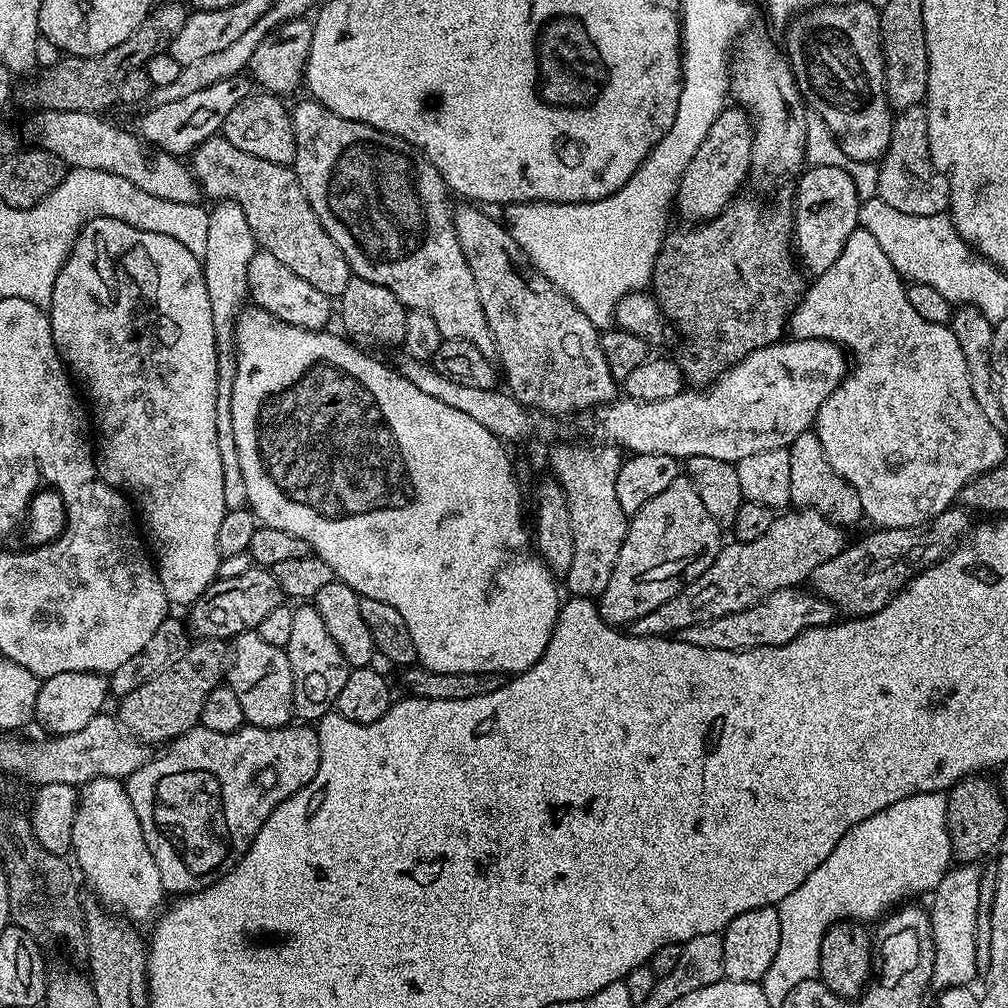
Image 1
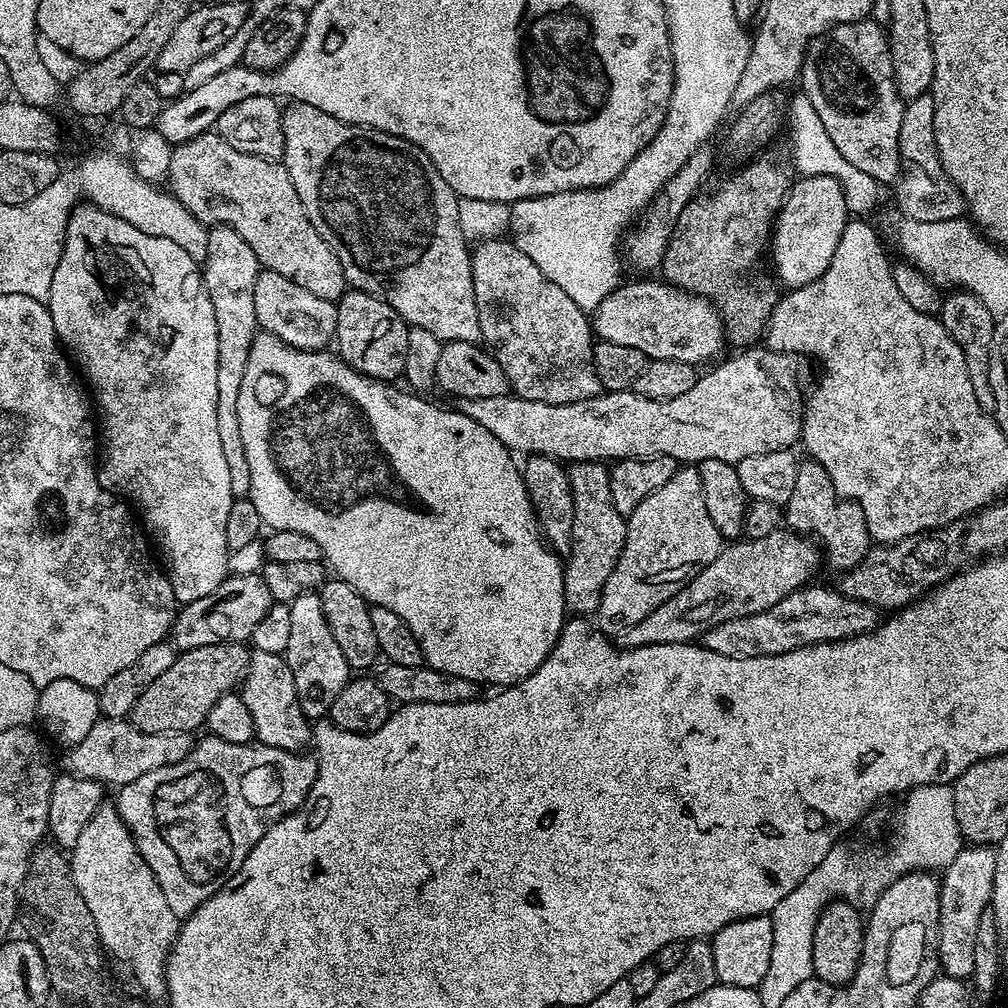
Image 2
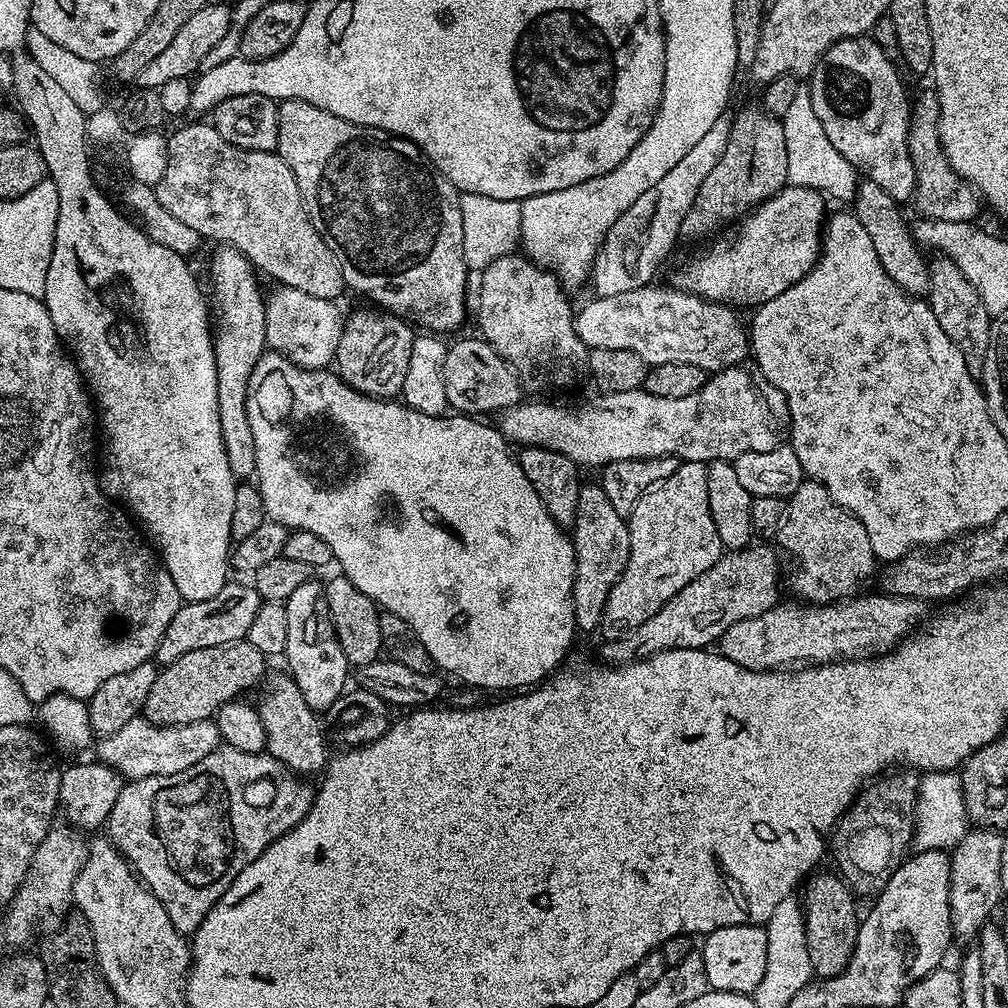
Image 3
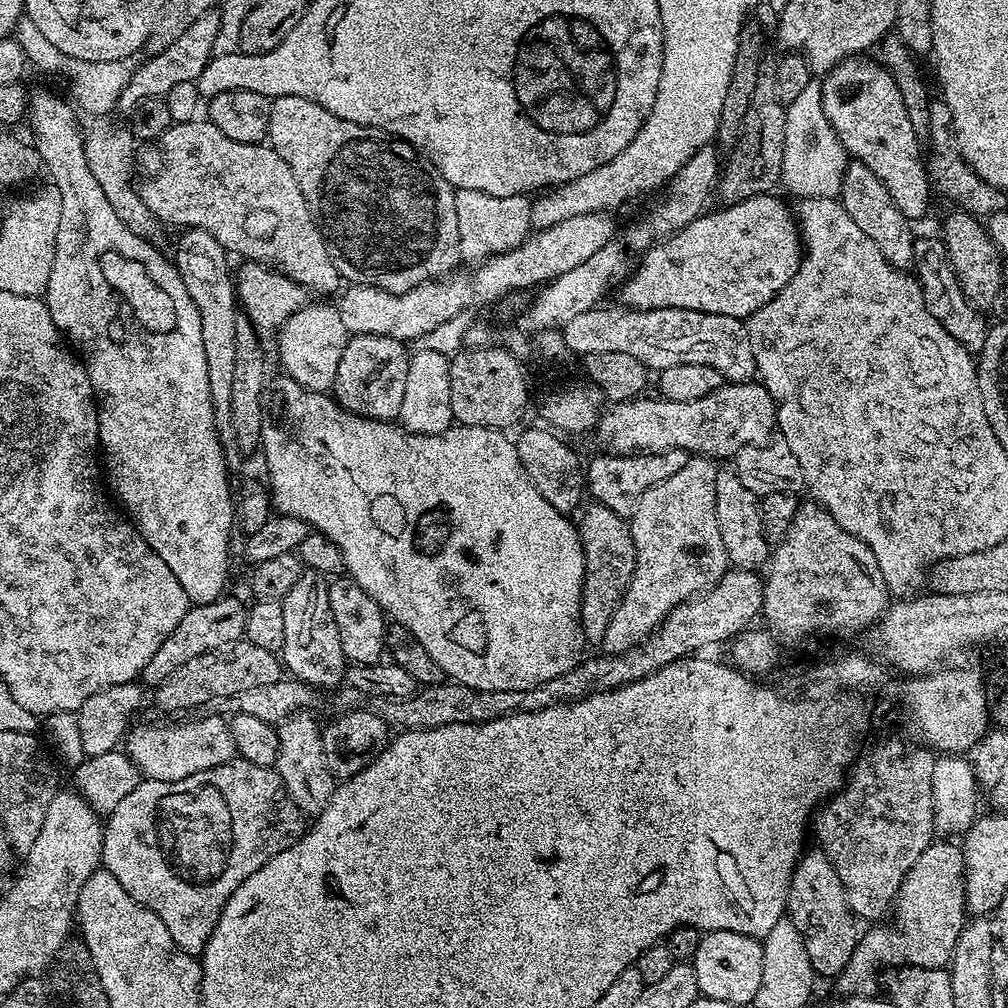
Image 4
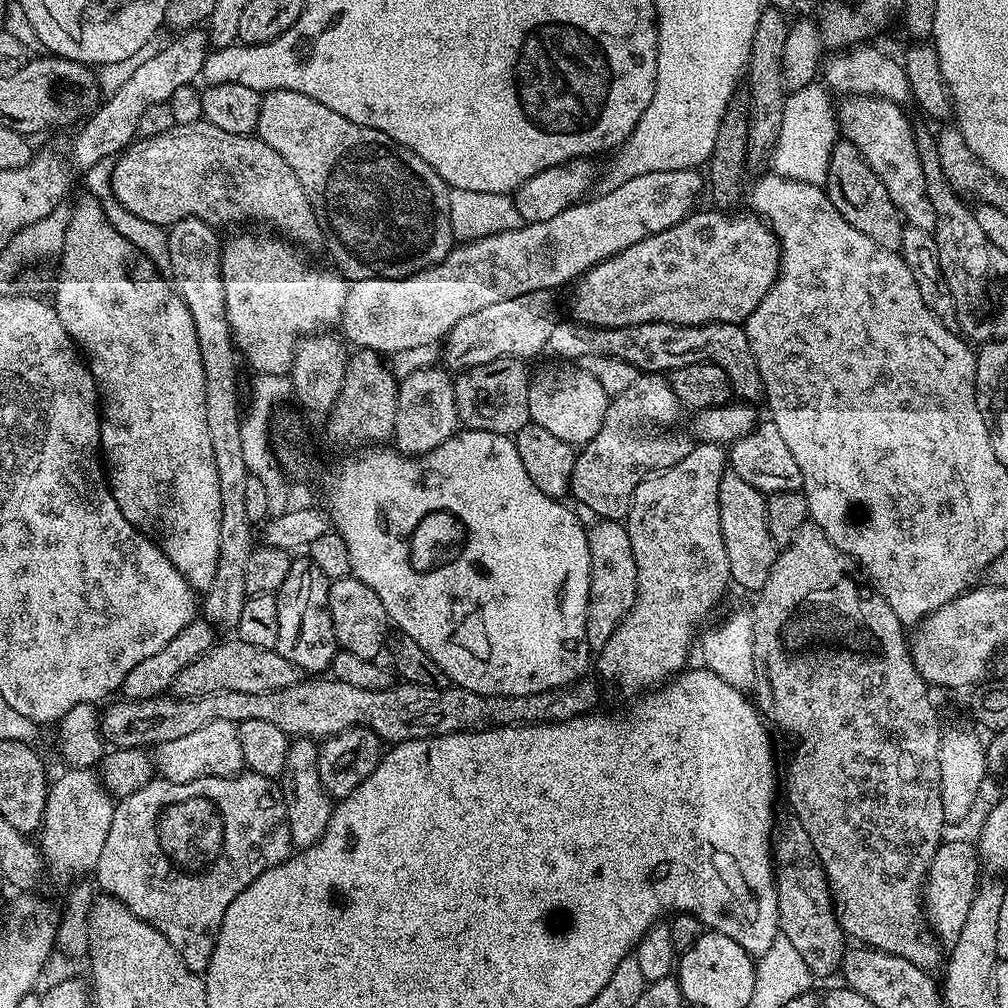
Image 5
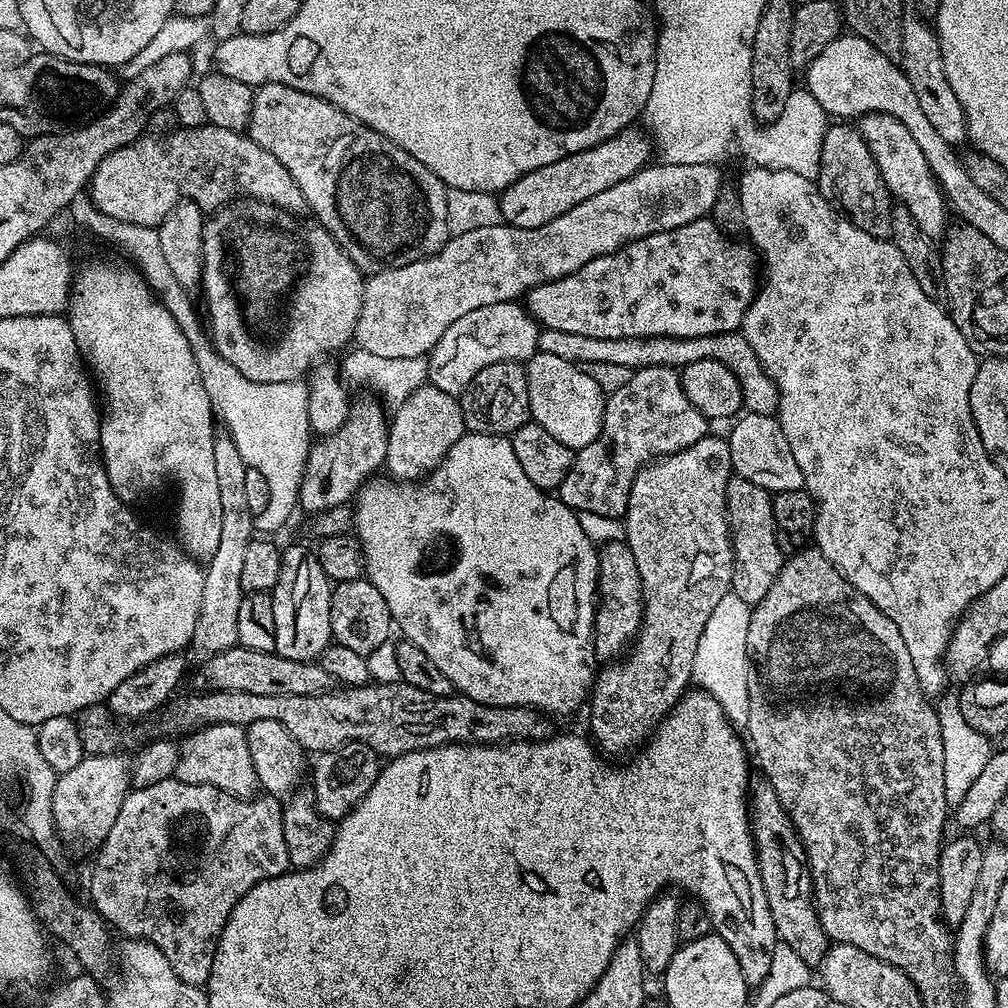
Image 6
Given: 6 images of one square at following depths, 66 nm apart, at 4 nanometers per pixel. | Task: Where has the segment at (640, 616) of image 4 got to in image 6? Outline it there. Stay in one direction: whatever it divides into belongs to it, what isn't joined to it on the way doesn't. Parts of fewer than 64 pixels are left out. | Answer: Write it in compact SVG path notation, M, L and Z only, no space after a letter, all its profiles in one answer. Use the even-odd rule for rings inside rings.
M709 434L698 442L694 442L694 446L690 446L686 450L676 452L672 456L665 456L649 464L634 478L634 486L630 486L630 502L628 503L628 513L622 518L622 532L634 554L634 562L638 562L638 574L642 574L644 621L641 622L640 632L627 649L626 655L615 662L605 663L597 671L595 680L592 681L590 693L592 713L588 716L588 724L592 727L590 736L595 747L605 757L616 758L612 756L624 755L627 757L633 750L639 749L652 735L656 725L668 715L668 711L676 705L685 692L689 691L690 685L693 683L694 658L698 654L698 642L702 638L702 630L706 630L706 622L710 622L710 614L714 614L714 606L718 606L718 601L730 591L732 586L732 535L728 532L728 515L726 514L726 486L732 475L734 473L727 439L723 435Z

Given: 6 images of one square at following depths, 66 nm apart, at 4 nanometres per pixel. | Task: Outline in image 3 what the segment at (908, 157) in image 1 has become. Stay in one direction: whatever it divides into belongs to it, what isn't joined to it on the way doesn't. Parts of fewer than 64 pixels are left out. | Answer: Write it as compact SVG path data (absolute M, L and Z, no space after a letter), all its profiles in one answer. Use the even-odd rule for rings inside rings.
M935 87L915 97L912 104L912 121L908 131L908 153L916 171L916 194L914 205L925 220L945 220L946 222L975 221L982 209L982 197L967 180L956 175L944 153L940 141L940 103Z

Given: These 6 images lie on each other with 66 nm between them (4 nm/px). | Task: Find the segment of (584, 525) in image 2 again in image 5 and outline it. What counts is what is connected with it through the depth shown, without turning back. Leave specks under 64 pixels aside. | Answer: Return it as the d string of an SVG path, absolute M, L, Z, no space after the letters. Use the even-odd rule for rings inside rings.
M597 519L587 529L587 534L590 546L590 594L586 610L586 638L589 649L599 650L634 606L638 590L638 566L634 562L634 546L630 546L630 534L621 521Z

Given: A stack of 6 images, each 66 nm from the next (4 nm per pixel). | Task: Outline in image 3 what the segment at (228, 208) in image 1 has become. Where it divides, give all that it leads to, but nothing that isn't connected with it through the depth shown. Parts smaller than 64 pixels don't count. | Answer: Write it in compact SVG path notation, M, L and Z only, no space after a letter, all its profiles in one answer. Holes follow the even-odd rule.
M220 246L215 249L217 252L212 256L212 288L216 291L216 300L220 303L220 328L218 324L218 331L214 336L214 343L216 345L216 373L218 374L218 422L222 422L222 442L226 446L226 462L230 462L230 470L232 475L236 477L237 481L244 482L249 478L255 477L256 474L256 459L254 458L254 434L250 434L250 418L246 414L246 398L248 397L248 387L250 386L250 376L254 374L254 366L258 366L258 358L262 358L268 348L266 342L266 314L264 313L264 306L266 303L265 293L260 293L260 284L258 273L253 268L252 263L238 251L236 248L229 248L227 246Z

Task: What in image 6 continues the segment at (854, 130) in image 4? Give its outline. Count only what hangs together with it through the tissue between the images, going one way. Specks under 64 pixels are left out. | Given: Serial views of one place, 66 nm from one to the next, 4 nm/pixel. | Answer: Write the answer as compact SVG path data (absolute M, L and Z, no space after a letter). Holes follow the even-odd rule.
M871 112L859 117L858 127L870 154L885 180L888 194L899 207L910 210L910 218L918 222L918 230L933 238L943 237L950 223L950 209L944 192L934 178L918 142L910 138L910 130L890 114Z

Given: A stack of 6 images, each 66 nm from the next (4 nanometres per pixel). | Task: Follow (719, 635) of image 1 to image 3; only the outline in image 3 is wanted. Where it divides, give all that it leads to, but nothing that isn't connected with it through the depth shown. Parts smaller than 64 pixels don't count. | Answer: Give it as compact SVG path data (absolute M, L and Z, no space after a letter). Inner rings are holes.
M887 594L864 595L835 604L781 602L754 618L734 622L734 626L720 636L718 651L721 656L730 658L730 662L738 662L738 666L746 666L755 672L780 670L797 662L839 662L865 654L883 654L895 648L925 615L923 600Z

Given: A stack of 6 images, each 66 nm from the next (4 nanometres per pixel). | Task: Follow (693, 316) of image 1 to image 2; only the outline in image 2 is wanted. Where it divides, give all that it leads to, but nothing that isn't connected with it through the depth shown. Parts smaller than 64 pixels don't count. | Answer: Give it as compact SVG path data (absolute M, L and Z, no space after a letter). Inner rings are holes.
M759 155L749 159L738 170L724 176L716 184L713 192L701 191L678 214L678 222L668 239L664 260L659 271L672 272L666 276L667 283L695 296L705 296L720 312L720 321L724 324L724 335L729 345L737 344L737 349L743 350L765 335L768 319L774 310L778 299L777 285L771 275L763 276L756 267L760 264L760 255L765 255L770 244L776 217L784 204L784 197L792 187L793 177L772 158Z

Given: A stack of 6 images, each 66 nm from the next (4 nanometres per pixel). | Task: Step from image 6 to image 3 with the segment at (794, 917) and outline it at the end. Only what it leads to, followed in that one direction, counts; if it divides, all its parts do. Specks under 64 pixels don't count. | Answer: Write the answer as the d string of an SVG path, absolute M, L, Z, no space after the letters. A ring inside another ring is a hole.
M832 871L833 873L819 872L809 875L803 885L805 888L804 896L802 895L802 907L806 950L812 972L817 977L827 978L849 971L848 963L854 954L862 916L861 913L856 913L857 897L851 887L835 871Z

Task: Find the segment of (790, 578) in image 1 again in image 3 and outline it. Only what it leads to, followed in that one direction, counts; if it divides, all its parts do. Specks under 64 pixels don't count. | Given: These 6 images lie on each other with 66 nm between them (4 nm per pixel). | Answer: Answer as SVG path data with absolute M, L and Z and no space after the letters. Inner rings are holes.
M756 542L747 548L725 551L710 570L678 590L678 594L674 594L658 614L650 614L642 626L619 636L617 640L601 643L603 659L609 665L623 666L675 648L708 648L715 645L720 636L734 626L734 622L754 618L775 608L782 600L776 589L780 584L780 564L776 561L777 549L767 548L764 544L767 543Z

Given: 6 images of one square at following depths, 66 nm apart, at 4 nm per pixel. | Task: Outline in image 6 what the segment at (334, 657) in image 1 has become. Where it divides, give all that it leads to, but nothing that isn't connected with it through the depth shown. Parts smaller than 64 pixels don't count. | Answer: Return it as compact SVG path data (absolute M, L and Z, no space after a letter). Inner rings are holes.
M300 544L286 547L280 554L278 582L272 587L274 602L274 638L276 651L282 658L294 658L298 662L316 662L328 645L333 643L330 626L330 598L333 581L322 570L315 551Z

